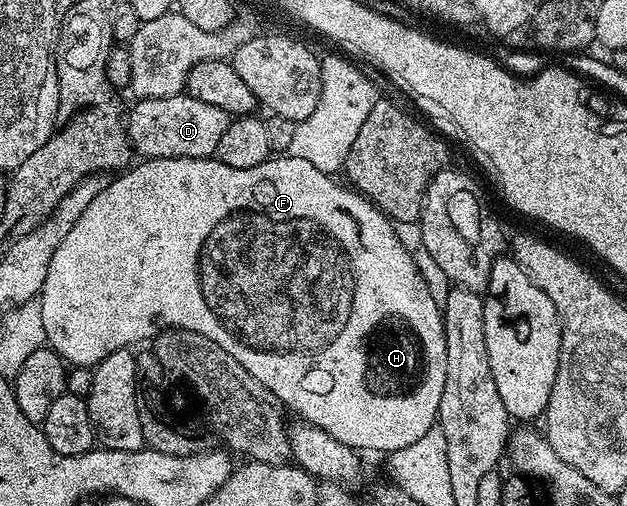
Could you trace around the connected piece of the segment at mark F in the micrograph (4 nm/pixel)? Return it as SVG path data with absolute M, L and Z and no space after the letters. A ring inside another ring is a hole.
M271 156L263 164L255 164L255 168L231 168L218 162L216 157L150 158L138 163L137 167L134 165L118 173L109 181L107 188L103 188L103 192L87 204L87 212L75 220L75 228L63 236L63 244L59 244L59 248L55 248L55 256L51 256L51 268L47 268L47 280L39 295L45 340L70 367L92 368L111 356L111 352L136 347L136 342L144 338L152 339L162 330L186 330L207 336L207 340L215 340L223 352L231 352L231 356L235 356L235 360L239 360L239 364L243 364L243 368L247 368L247 372L251 372L263 388L270 390L282 406L292 413L294 410L298 419L323 428L323 432L331 432L335 440L358 452L392 452L406 448L435 425L447 369L442 307L438 299L437 302L433 299L412 252L401 243L397 235L398 227L386 218L384 212L348 185L340 186L336 177L319 172L315 164L288 156ZM389 310L393 310L393 314L405 314L405 318L417 326L417 334L425 338L425 354L429 354L429 378L425 378L425 386L421 386L417 394L409 394L409 398L369 398L369 394L365 394L365 386L361 386L361 366L365 366L365 362L361 362L361 338L365 338L365 330L369 330L381 314L389 314Z

